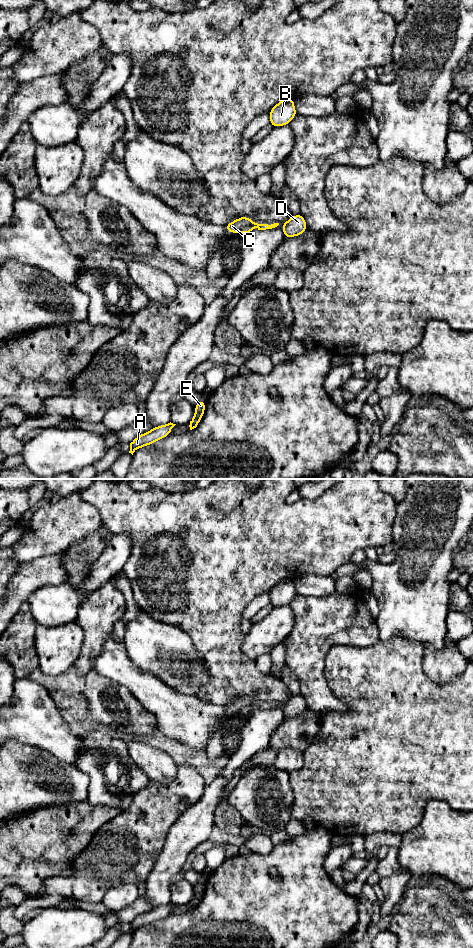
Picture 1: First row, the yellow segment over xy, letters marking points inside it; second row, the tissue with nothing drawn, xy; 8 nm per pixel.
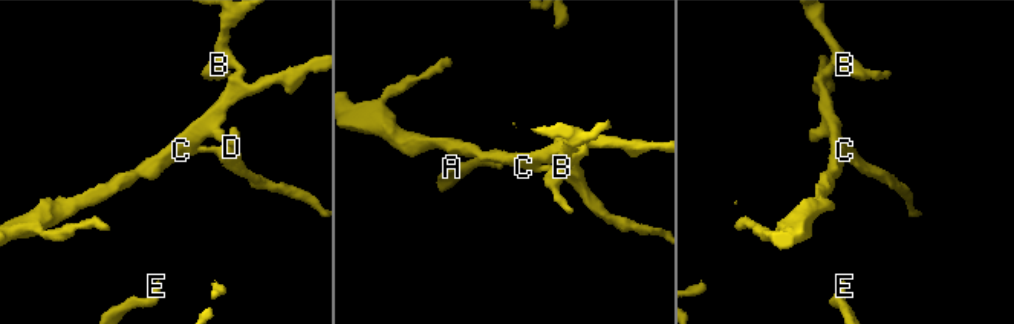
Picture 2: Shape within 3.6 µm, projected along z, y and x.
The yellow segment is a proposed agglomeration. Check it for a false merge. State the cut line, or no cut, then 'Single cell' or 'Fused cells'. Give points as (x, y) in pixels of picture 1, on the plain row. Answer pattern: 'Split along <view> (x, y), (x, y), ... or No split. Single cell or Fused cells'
Split along xy (253, 702), (247, 707), (246, 713). Fused cells

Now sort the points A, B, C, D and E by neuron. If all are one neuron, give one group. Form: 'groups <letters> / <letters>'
groups A B C E / D

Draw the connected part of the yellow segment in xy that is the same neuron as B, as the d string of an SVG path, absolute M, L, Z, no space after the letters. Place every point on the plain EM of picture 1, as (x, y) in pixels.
M286 578L278 582L270 591L270 605L280 607L289 604L297 595L294 578Z

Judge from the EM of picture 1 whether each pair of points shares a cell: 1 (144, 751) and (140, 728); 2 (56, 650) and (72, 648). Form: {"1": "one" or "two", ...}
{"1": "two", "2": "one"}

